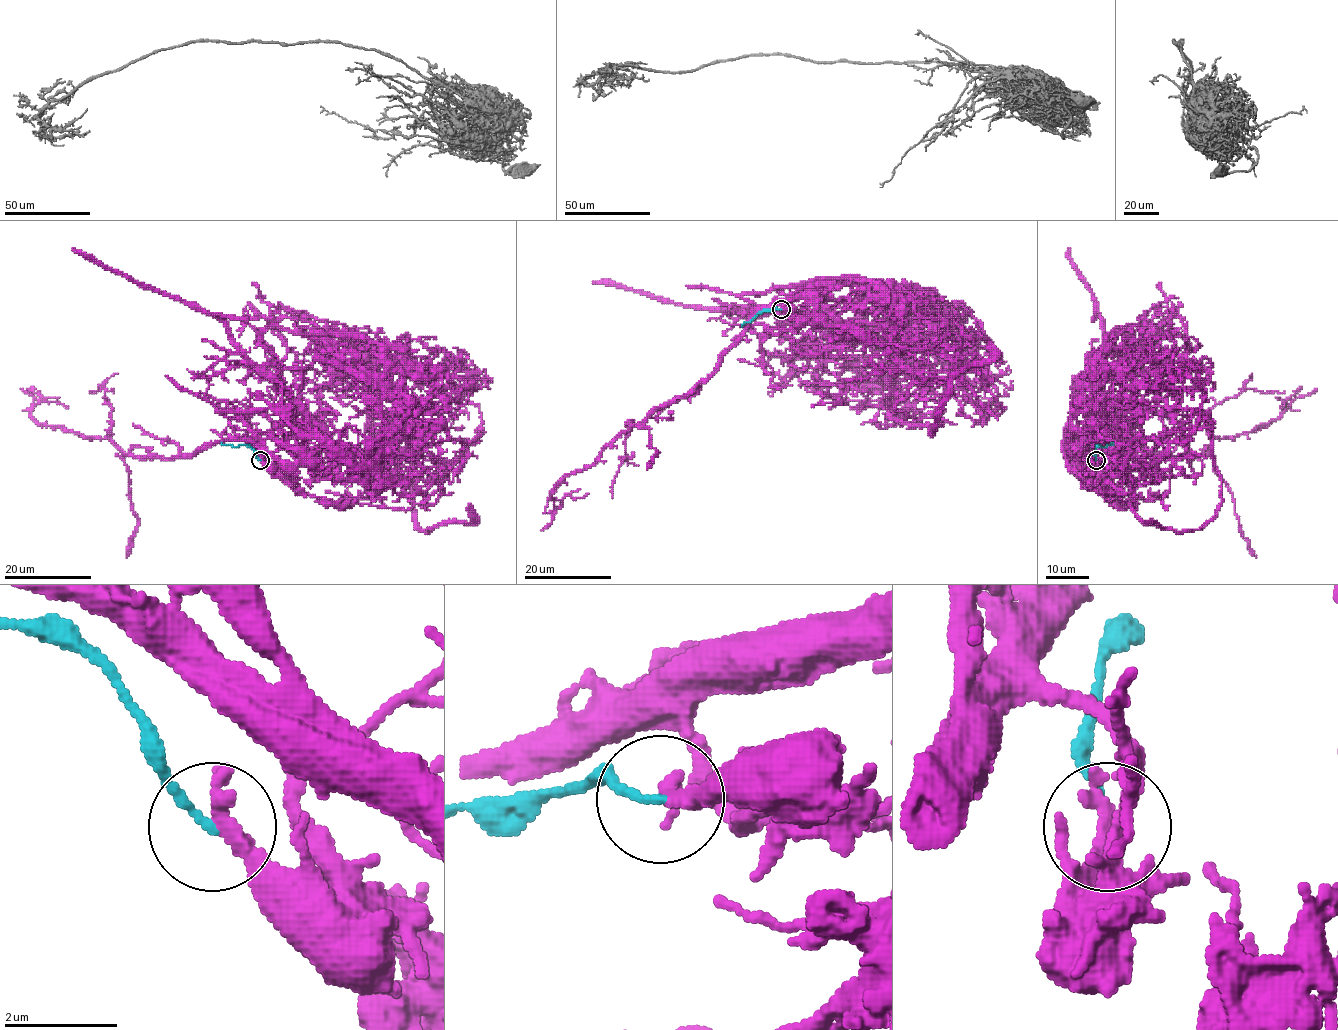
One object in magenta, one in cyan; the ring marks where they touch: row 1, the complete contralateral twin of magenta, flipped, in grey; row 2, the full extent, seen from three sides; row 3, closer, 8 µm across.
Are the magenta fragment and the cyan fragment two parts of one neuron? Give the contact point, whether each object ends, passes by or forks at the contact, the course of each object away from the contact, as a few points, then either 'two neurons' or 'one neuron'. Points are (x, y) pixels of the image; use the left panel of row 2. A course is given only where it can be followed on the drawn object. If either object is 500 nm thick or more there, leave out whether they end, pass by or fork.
(260, 460) | magenta passes by | cyan ends | magenta via (260, 459), (267, 464), (282, 443), (368, 456), (408, 452), (370, 455), (337, 444), (221, 321), (71, 248) | cyan via (260, 460), (247, 445), (221, 443) | two neurons

